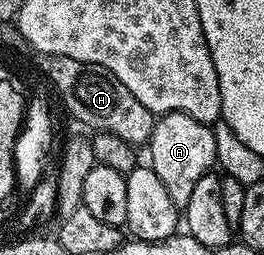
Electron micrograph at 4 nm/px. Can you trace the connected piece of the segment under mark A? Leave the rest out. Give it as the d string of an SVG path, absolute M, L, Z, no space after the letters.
M182 112L162 114L156 118L156 126L146 143L147 150L152 157L152 171L156 173L158 180L162 180L162 184L166 184L166 192L177 208L183 208L187 204L194 193L194 184L198 184L198 180L202 180L202 176L217 165L213 127Z

